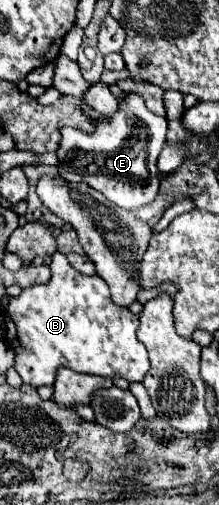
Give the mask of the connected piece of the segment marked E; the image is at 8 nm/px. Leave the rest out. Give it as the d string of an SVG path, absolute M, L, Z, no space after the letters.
M138 93L120 99L120 111L106 121L96 119L96 131L84 133L74 127L60 129L58 173L66 181L82 181L124 209L136 209L156 199L160 179L156 159L166 143L166 117L150 113Z

